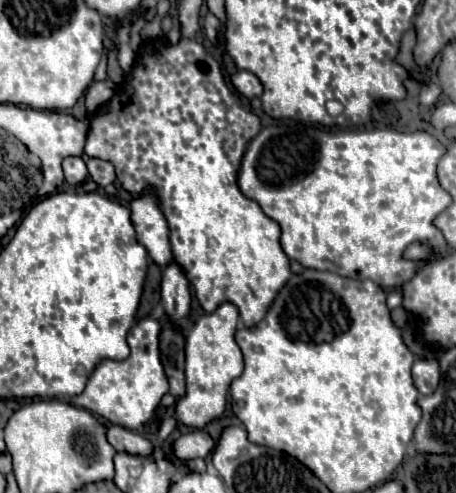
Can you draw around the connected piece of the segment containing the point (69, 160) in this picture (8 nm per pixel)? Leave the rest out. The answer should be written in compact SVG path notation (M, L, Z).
M65 157L63 171L65 171L65 181L71 187L77 187L87 179L87 165L81 157Z

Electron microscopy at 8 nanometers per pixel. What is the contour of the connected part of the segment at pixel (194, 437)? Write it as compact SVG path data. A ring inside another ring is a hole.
M205 431L185 433L179 439L175 439L171 445L173 455L179 461L189 461L189 459L197 459L197 457L205 459L213 451L213 447L215 447L215 441Z

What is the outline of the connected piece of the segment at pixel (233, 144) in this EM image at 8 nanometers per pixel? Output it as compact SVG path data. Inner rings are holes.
M181 39L177 45L167 45L163 41L149 41L149 43L143 43L143 49L141 49L141 53L137 57L137 63L135 63L135 69L129 73L125 85L91 119L89 135L87 135L87 141L85 141L85 153L89 157L99 157L99 159L111 161L115 165L117 179L121 181L121 185L131 195L141 195L147 187L155 187L157 189L163 213L165 213L165 217L169 221L169 239L171 239L173 259L185 269L187 279L195 287L195 295L197 295L203 311L205 313L213 313L221 303L233 303L239 309L239 315L241 315L241 321L243 321L245 327L253 327L253 323L259 323L265 317L265 311L269 309L269 303L273 303L273 295L277 295L277 291L281 291L281 287L289 281L289 275L291 275L289 259L287 259L287 255L283 253L283 249L279 245L279 235L281 235L279 225L261 211L257 201L247 199L239 191L239 187L237 187L237 171L239 171L241 157L245 153L247 143L259 133L259 129L261 129L259 117L253 115L251 111L245 111L239 105L239 101L235 99L233 91L223 81L219 63L195 39Z

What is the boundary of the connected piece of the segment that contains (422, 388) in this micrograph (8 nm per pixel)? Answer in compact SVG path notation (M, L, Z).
M423 359L423 361L415 361L413 369L413 383L417 387L417 391L421 395L431 395L437 389L439 383L439 363L435 359Z

